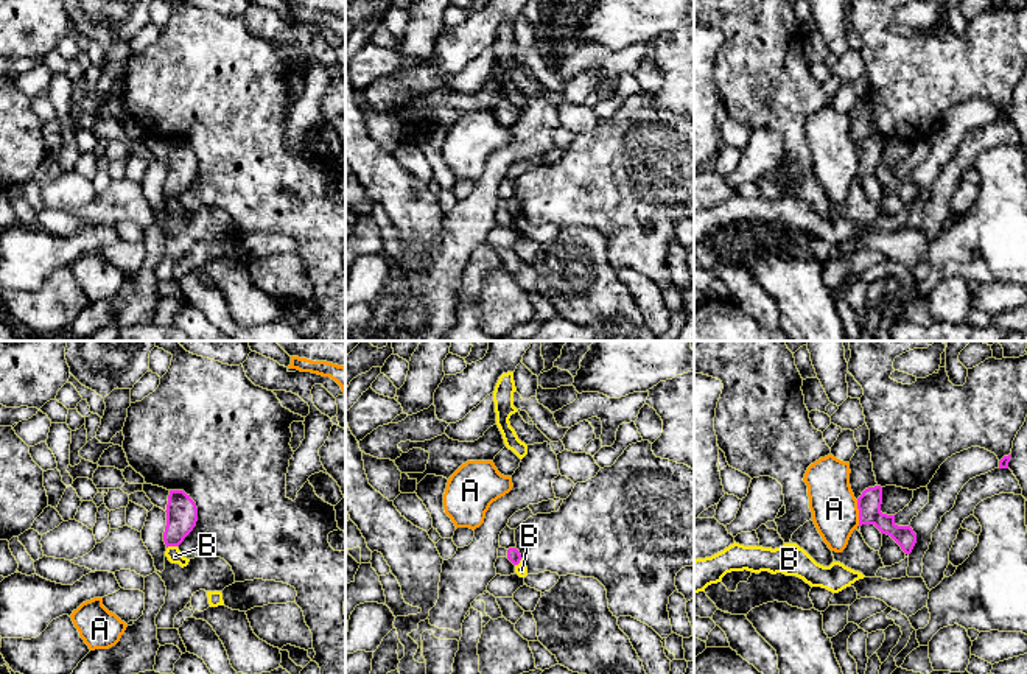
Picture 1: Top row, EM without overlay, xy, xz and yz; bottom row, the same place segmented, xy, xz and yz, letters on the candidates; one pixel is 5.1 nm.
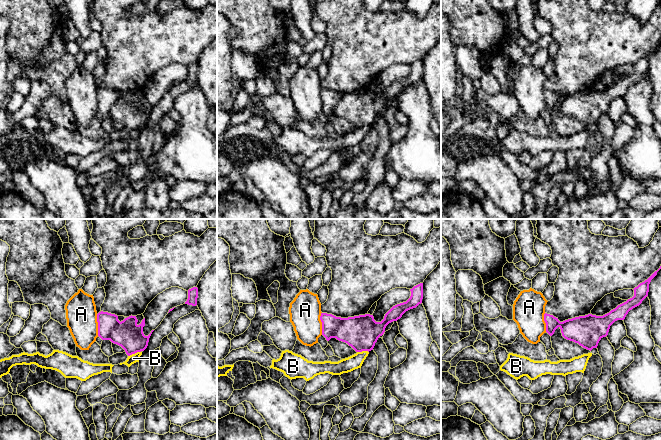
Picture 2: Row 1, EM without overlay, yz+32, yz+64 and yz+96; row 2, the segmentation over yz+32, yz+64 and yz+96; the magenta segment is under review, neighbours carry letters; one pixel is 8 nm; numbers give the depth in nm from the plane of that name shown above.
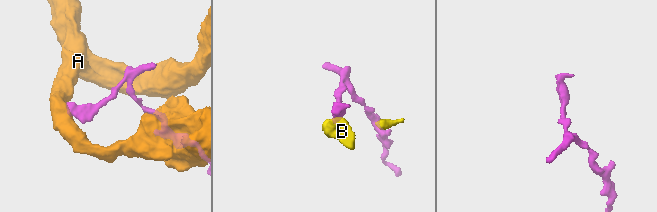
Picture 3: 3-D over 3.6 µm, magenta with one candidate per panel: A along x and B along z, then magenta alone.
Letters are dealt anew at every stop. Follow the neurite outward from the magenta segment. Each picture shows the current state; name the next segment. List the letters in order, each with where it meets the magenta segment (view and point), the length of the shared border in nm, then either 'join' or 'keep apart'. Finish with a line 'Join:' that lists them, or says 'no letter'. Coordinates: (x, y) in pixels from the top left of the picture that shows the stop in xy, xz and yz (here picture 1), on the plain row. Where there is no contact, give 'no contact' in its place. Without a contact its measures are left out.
A: meets magenta in yz at (859, 164); contact 140 nm long; keep apart
B: meets magenta in xy at (171, 196); contact 60 nm long; keep apart
Join: no letter

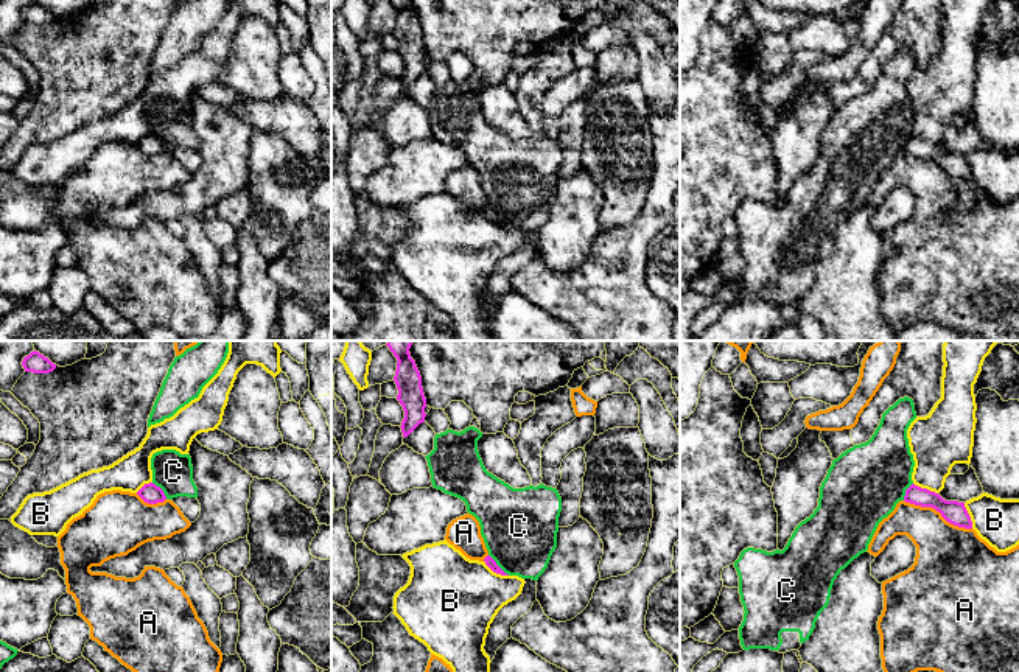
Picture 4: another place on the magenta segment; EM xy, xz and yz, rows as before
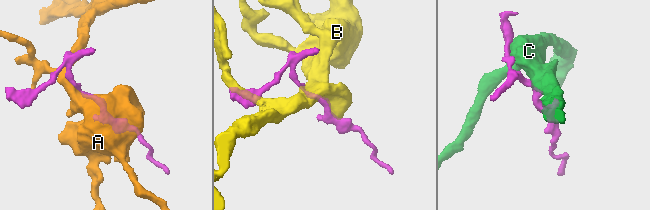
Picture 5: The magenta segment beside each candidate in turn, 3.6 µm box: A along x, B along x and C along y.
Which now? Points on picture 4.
A: meets magenta in yz at (938, 162); contact 380 nm long; keep apart
B: meets magenta in xz at (495, 223); contact 150 nm long; keep apart
C: meets magenta in xz at (497, 216); contact 160 nm long; keep apart
Join: no letter

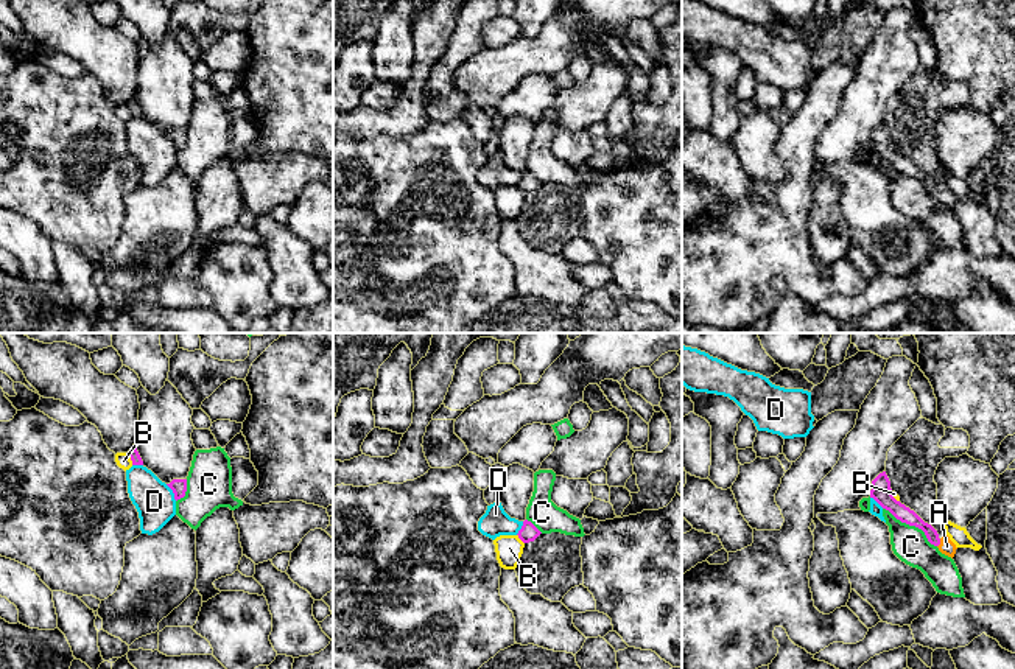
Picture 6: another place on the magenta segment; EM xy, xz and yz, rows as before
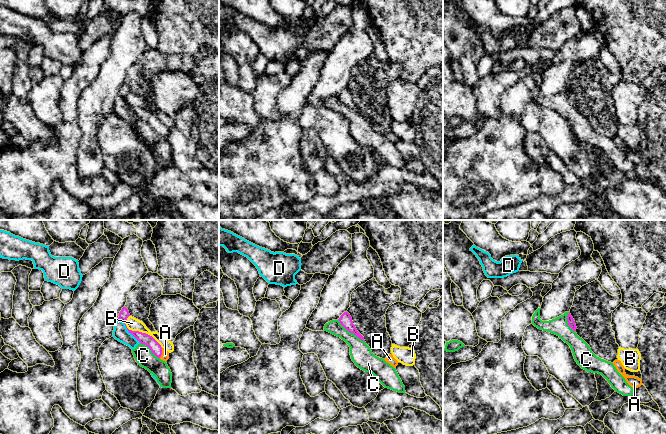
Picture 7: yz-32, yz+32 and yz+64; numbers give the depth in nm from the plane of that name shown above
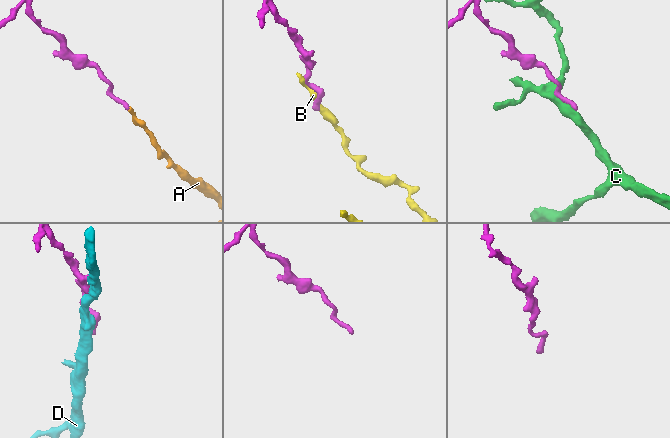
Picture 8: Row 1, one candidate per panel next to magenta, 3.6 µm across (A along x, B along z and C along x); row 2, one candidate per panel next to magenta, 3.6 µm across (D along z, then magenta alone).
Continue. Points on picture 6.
A: meets magenta in yz at (939, 195); contact 50 nm long; join
B: meets magenta in xy at (131, 111); contact 70 nm long; keep apart
C: meets magenta in yz at (911, 176); contact 340 nm long; keep apart
D: meets magenta in xy at (173, 143); contact 110 nm long; keep apart
Join: A

